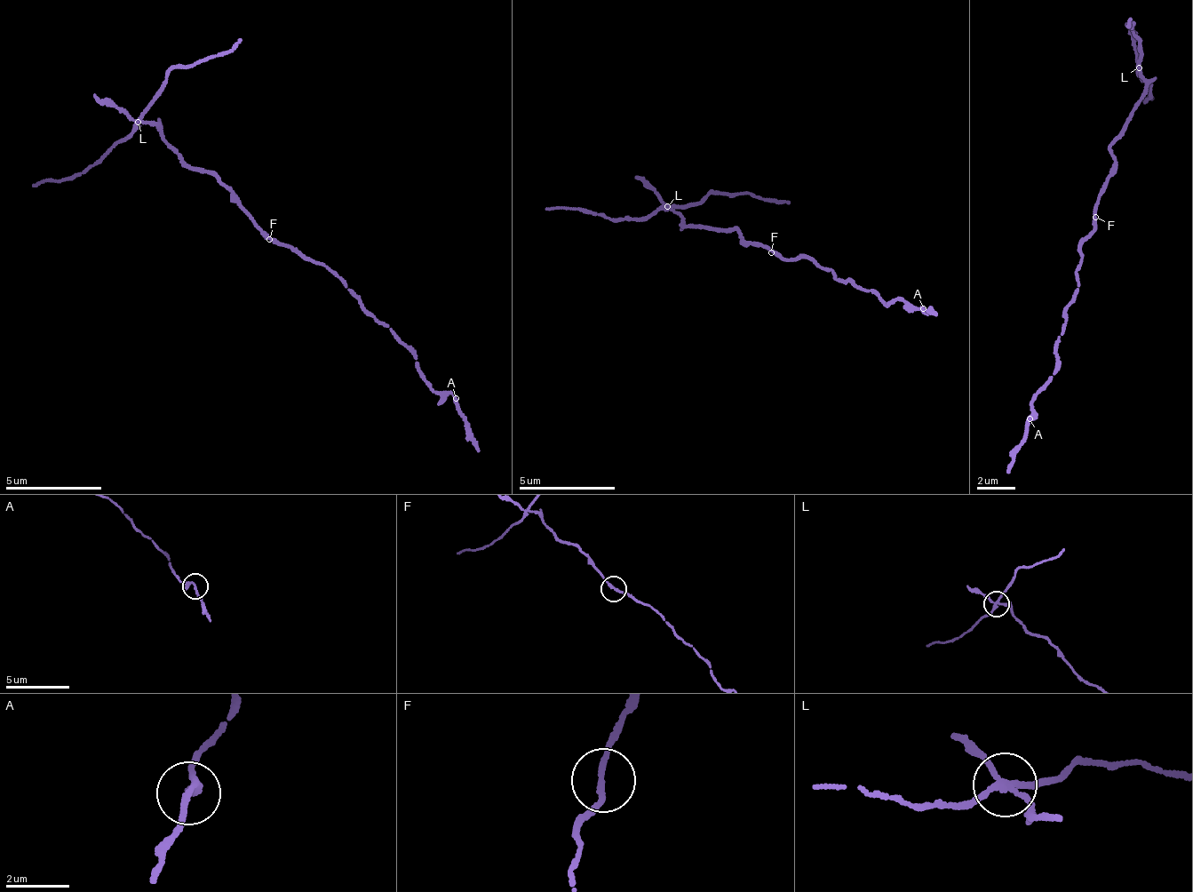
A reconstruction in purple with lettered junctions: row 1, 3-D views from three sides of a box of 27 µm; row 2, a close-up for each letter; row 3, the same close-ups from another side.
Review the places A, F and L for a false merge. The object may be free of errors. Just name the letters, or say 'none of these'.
L

